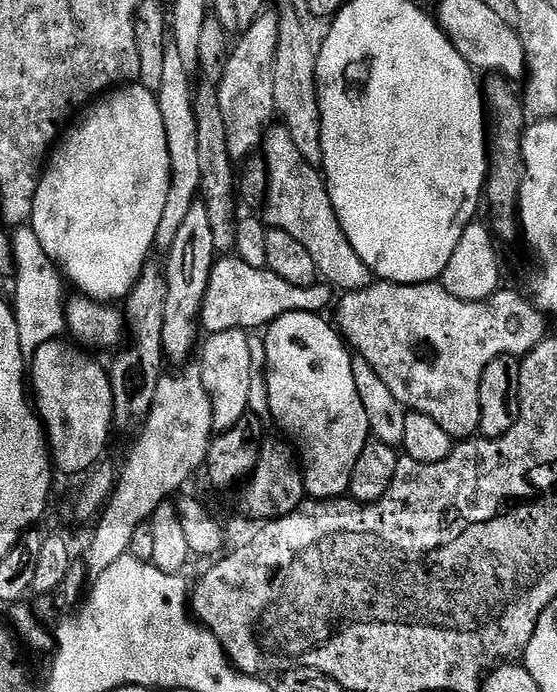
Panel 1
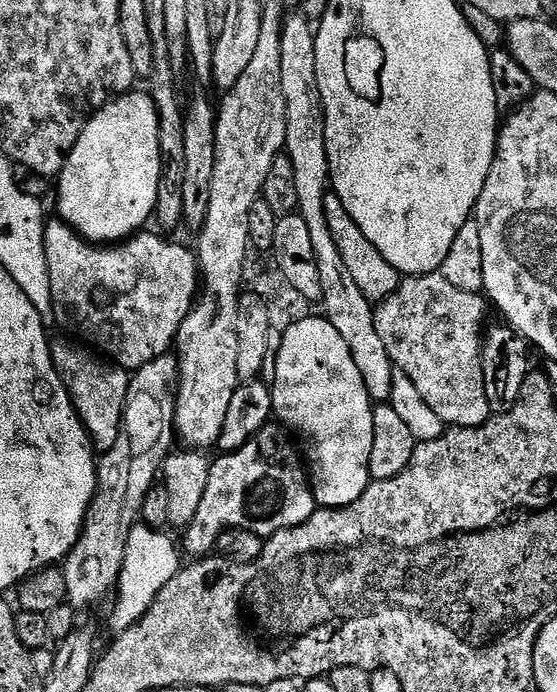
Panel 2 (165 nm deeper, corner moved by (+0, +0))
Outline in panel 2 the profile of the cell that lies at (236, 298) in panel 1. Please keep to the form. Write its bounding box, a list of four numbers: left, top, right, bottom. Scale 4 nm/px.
[44,218,198,370]

